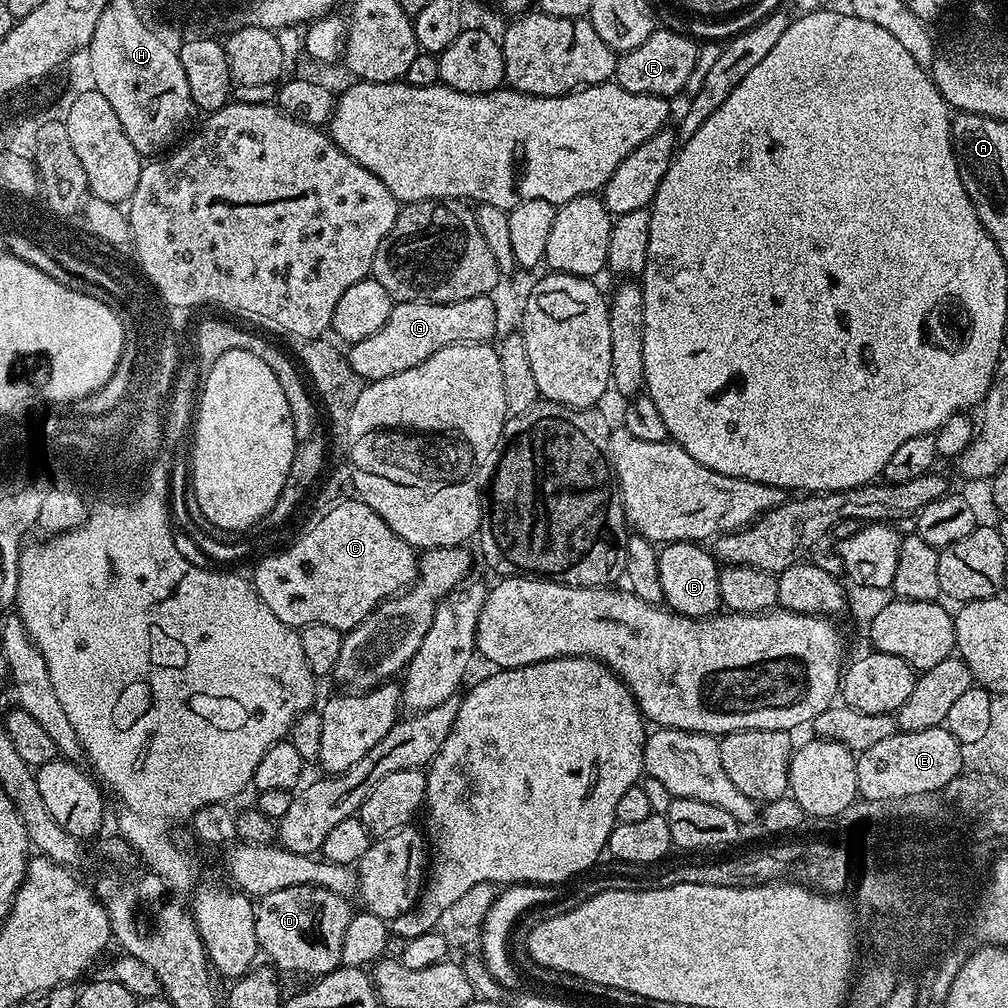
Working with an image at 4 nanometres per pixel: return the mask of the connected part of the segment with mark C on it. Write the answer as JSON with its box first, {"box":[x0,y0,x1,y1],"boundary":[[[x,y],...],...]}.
{"box":[250,498,418,634],"boundary":[[[344,498],[341,500],[344,501],[341,504],[334,505],[313,528],[306,529],[289,548],[284,548],[281,552],[276,552],[273,556],[258,561],[256,569],[253,570],[252,576],[250,575],[250,583],[262,598],[262,602],[266,602],[266,606],[270,606],[270,610],[274,610],[274,614],[279,620],[286,622],[297,630],[308,624],[321,624],[322,626],[334,626],[334,630],[338,630],[341,634],[349,632],[354,626],[358,626],[358,622],[362,622],[369,616],[383,600],[405,591],[416,579],[418,571],[417,549],[407,544],[402,538],[398,538],[398,534],[394,534],[394,530],[390,530],[390,526],[386,526],[386,522],[382,522],[382,518],[378,518],[378,514],[374,514],[374,510],[370,510],[370,506],[366,506],[358,498]]]}

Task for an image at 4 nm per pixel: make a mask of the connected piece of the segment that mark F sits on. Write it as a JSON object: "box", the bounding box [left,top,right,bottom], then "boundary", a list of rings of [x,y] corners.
{"box":[614,26,699,98],"boundary":[[[660,26],[654,34],[650,34],[650,38],[646,38],[646,42],[642,42],[642,46],[634,46],[634,50],[619,53],[614,73],[615,83],[622,90],[630,90],[630,94],[665,98],[681,95],[699,56],[697,41],[691,35],[683,34]]]}

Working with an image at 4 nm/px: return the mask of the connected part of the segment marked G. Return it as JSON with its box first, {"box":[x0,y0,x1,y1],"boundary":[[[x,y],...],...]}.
{"box":[347,295,496,382],"boundary":[[[491,295],[466,298],[462,302],[429,304],[427,300],[401,300],[393,303],[390,318],[370,338],[362,338],[347,349],[350,366],[364,382],[402,374],[430,354],[455,344],[483,344],[496,332],[496,304]]]}

